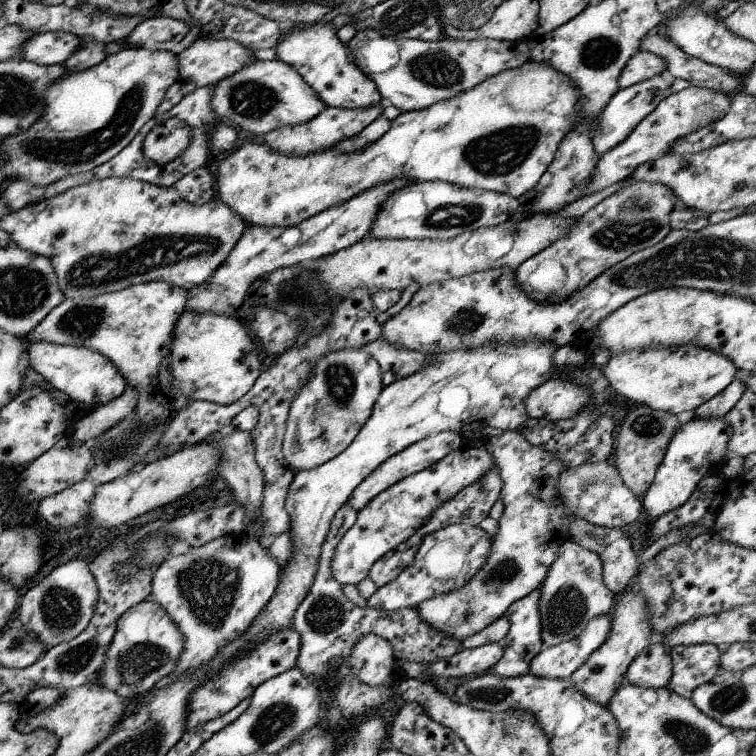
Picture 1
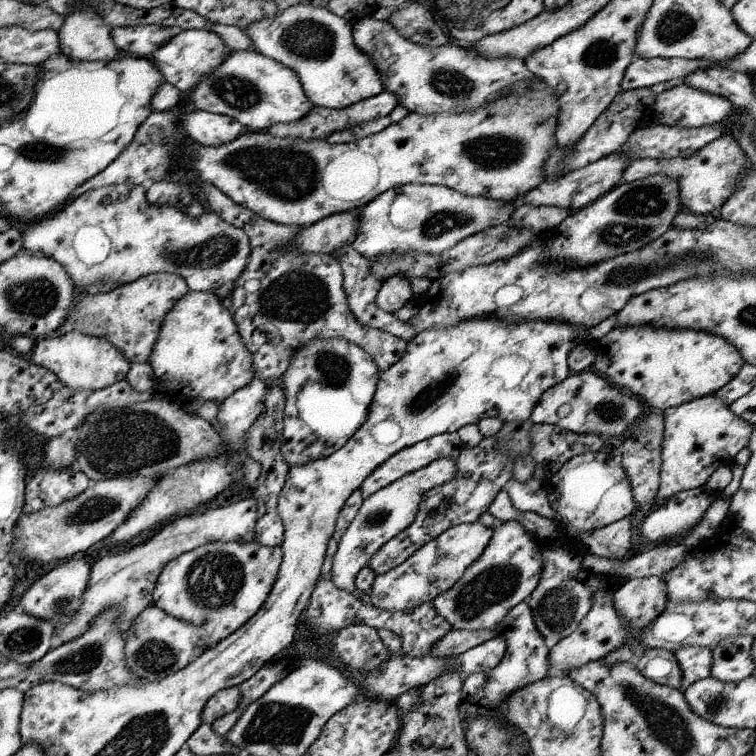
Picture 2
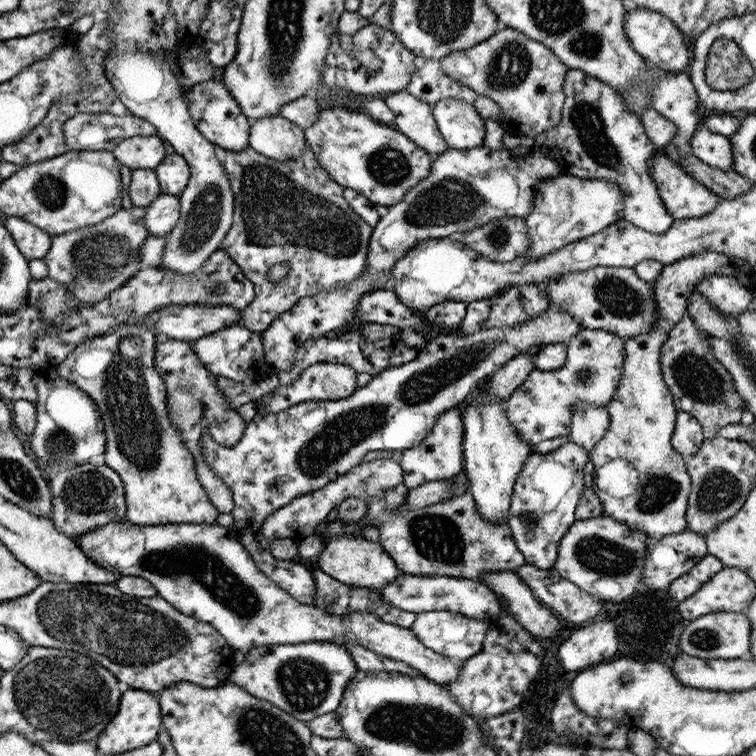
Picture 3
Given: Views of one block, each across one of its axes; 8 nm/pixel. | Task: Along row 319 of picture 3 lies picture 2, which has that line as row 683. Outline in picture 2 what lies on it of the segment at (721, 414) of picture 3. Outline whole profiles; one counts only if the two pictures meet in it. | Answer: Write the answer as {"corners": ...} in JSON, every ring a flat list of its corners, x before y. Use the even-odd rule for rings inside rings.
{"corners":[[683,646,677,648,673,652,673,656,681,670,681,682,679,682,681,692,685,692,685,689,696,680,710,676,711,651,707,647]]}

